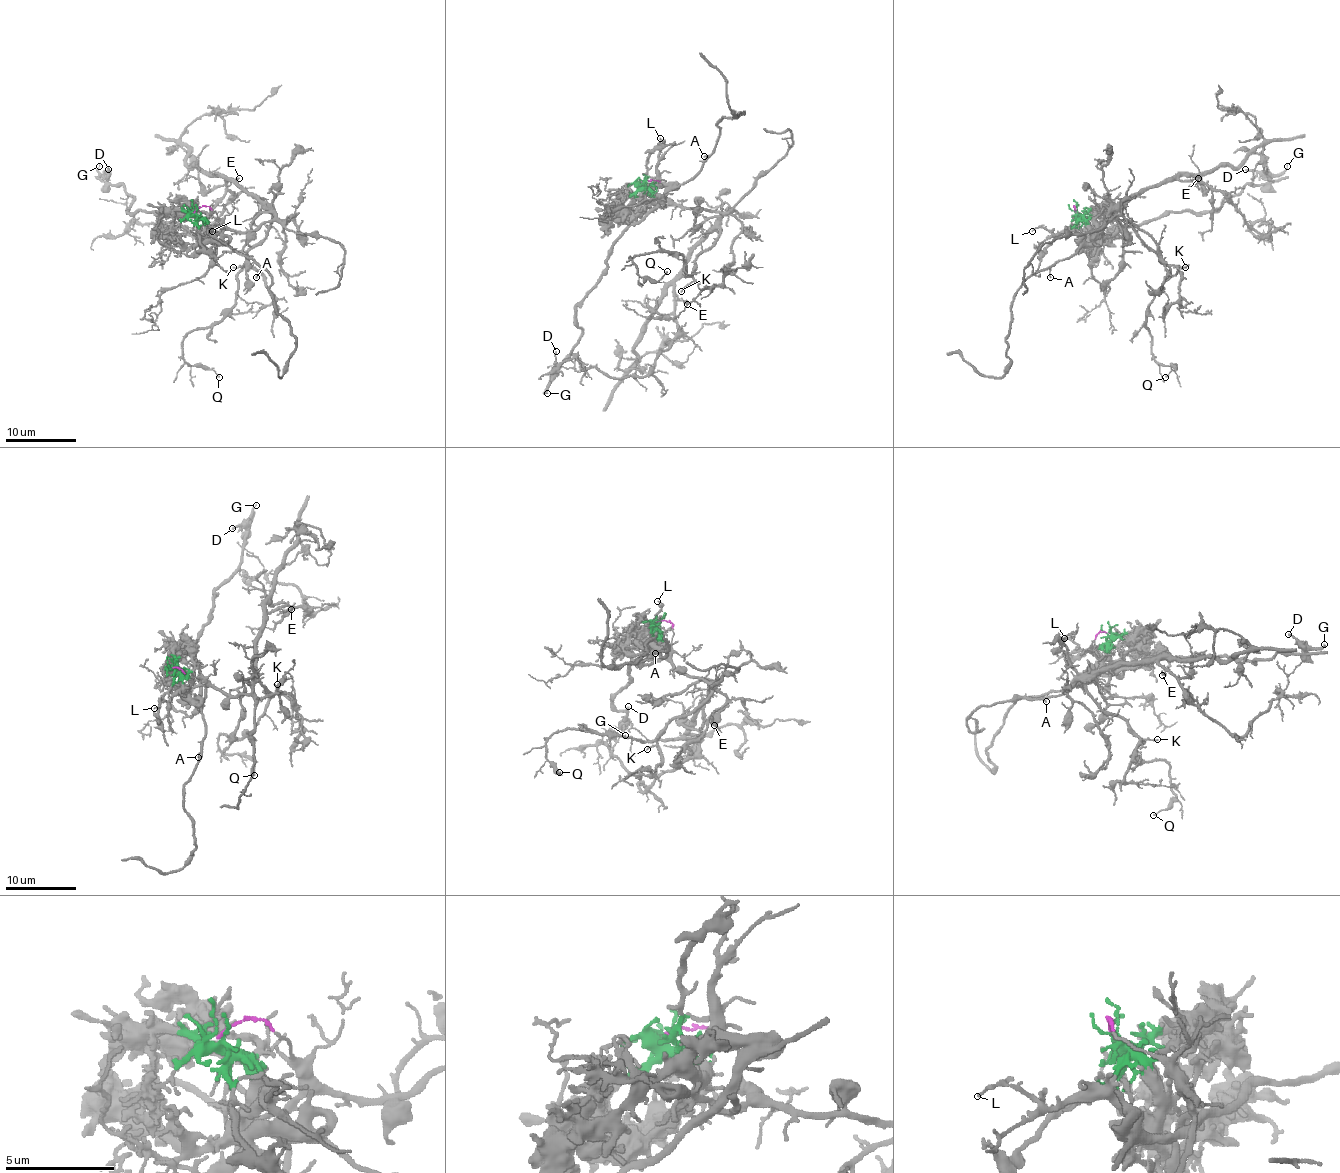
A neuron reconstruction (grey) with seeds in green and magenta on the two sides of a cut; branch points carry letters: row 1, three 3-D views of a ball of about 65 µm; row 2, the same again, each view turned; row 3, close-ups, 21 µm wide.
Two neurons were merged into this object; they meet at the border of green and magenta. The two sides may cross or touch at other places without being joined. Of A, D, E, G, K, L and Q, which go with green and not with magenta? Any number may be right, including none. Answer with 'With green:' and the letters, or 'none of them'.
With green: A, D, G, L

